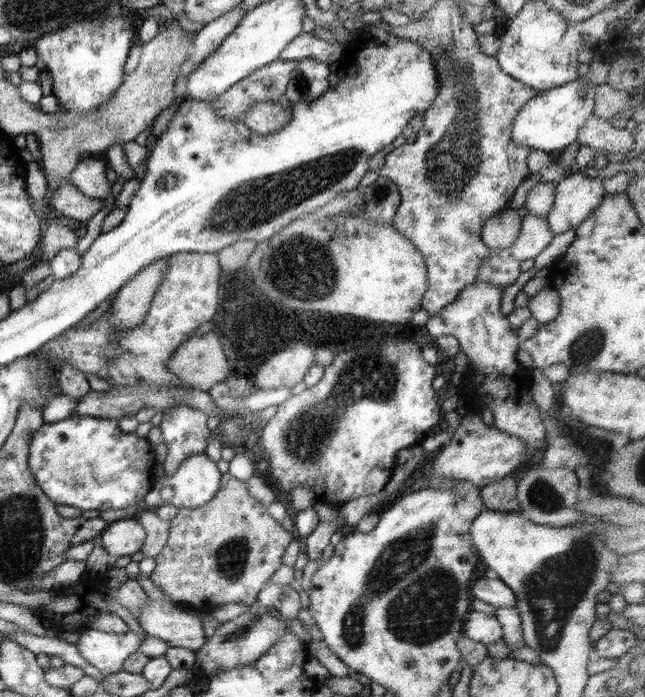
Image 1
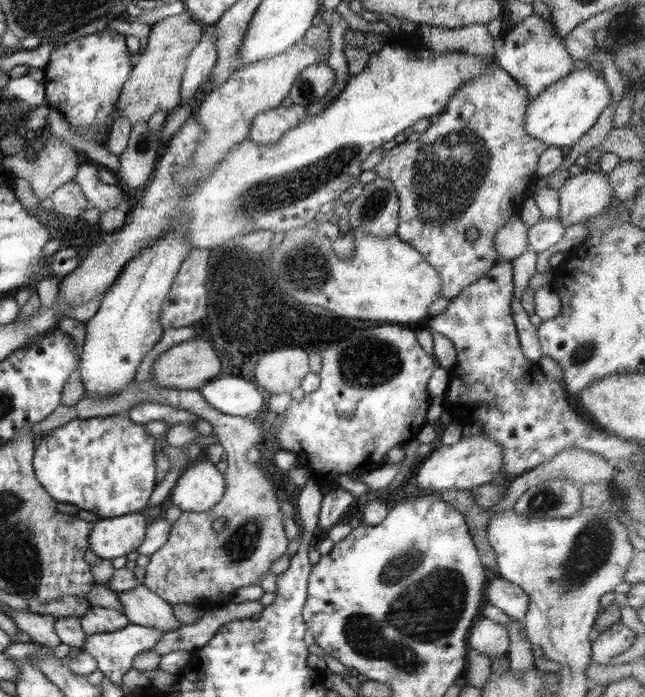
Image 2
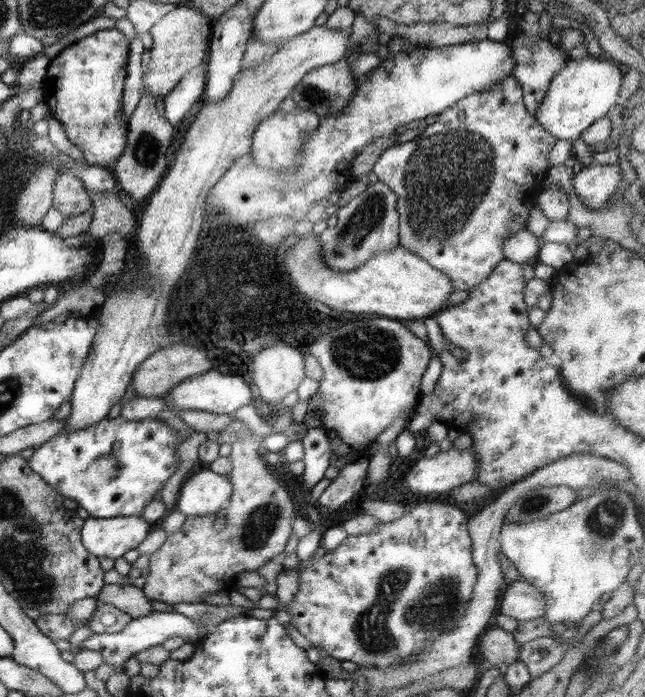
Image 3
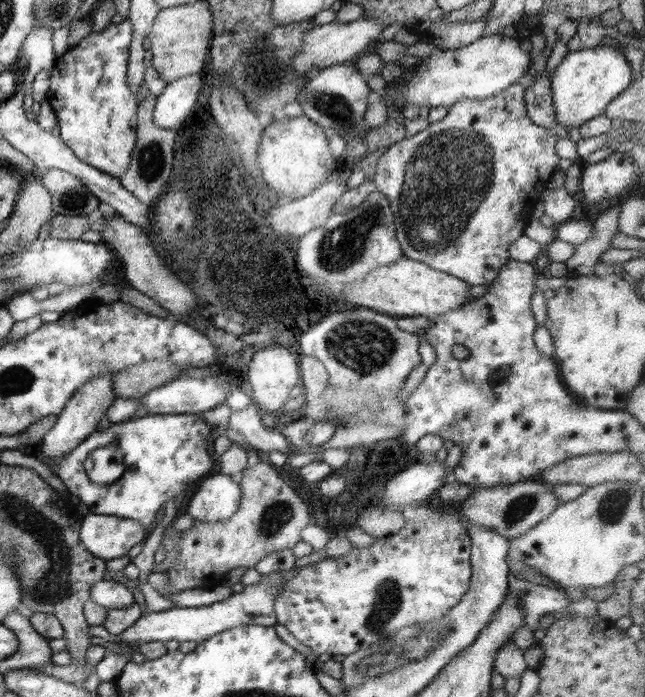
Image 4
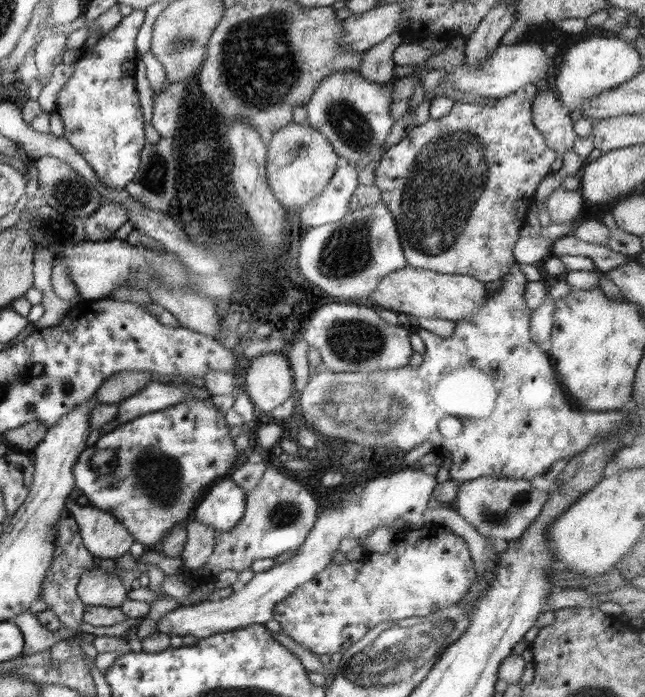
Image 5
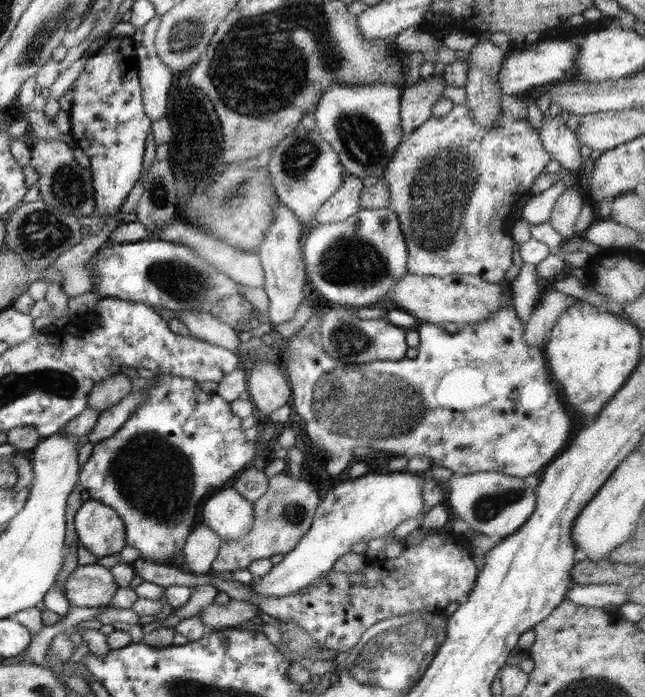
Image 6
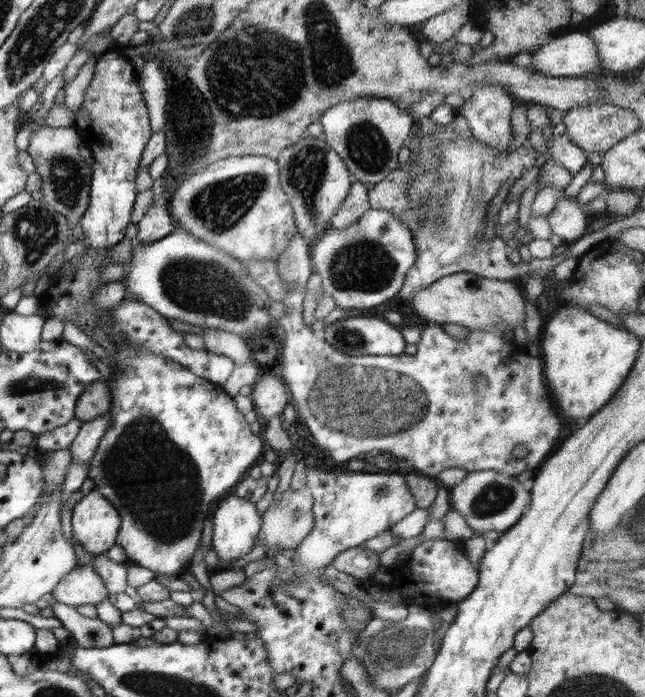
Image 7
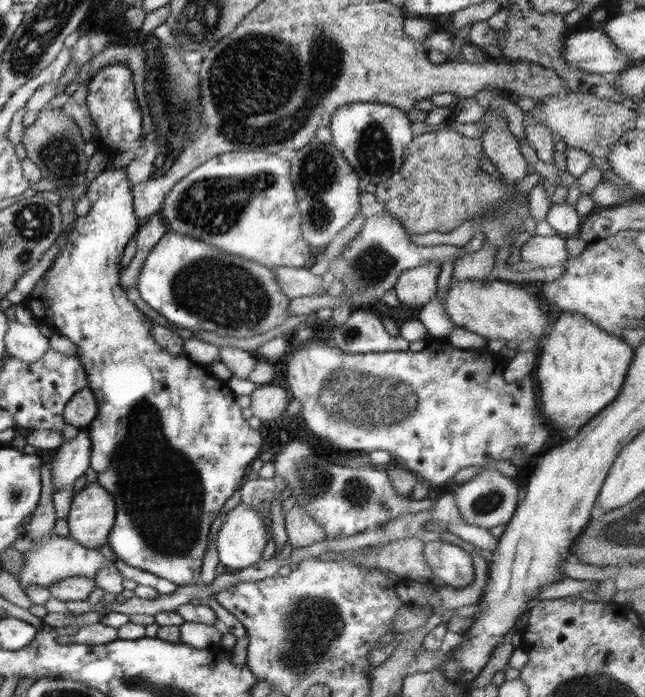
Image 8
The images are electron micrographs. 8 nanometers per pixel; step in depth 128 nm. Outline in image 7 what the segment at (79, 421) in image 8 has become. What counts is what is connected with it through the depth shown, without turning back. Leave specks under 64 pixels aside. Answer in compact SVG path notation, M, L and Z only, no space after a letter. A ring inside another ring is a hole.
M96 381L87 385L74 407L75 418L88 422L106 415L112 404L111 390L106 381Z

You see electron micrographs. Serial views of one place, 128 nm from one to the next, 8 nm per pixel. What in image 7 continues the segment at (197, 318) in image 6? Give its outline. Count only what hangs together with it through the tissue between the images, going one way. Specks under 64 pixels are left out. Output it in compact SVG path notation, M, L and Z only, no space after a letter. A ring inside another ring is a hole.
M202 327L205 331L205 350L231 358L236 365L242 366L253 361L250 348L244 343L244 336Z

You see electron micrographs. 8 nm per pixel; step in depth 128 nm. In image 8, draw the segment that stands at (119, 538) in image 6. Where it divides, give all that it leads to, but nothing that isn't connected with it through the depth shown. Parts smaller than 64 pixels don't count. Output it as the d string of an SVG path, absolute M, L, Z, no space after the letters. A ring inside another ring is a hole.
M97 482L86 483L82 492L72 500L66 518L70 537L92 550L100 550L116 522L116 508L112 494Z

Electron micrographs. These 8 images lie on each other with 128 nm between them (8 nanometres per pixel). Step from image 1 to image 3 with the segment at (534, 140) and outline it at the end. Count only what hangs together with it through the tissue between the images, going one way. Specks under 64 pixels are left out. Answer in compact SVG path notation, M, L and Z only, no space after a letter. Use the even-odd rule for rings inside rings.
M589 55L582 59L570 59L554 76L534 116L552 137L574 142L584 135L586 127L606 117L608 110L620 102L623 77L620 65L609 58L602 60Z

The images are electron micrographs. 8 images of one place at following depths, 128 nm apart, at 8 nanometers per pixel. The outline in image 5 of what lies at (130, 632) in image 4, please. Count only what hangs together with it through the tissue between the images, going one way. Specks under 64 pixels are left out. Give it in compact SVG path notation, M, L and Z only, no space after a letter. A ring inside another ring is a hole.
M409 467L390 475L368 480L360 494L348 492L340 500L332 502L310 530L300 549L284 564L275 565L267 572L258 572L246 584L237 586L225 598L214 597L194 605L182 605L162 616L156 625L156 633L168 636L196 636L199 640L215 633L244 629L251 625L265 625L274 618L276 604L294 592L295 588L314 578L320 571L333 564L332 555L345 538L365 539L382 527L390 527L400 520L408 529L425 526L424 513L429 506L429 496L436 488L436 476L427 475L421 467Z

